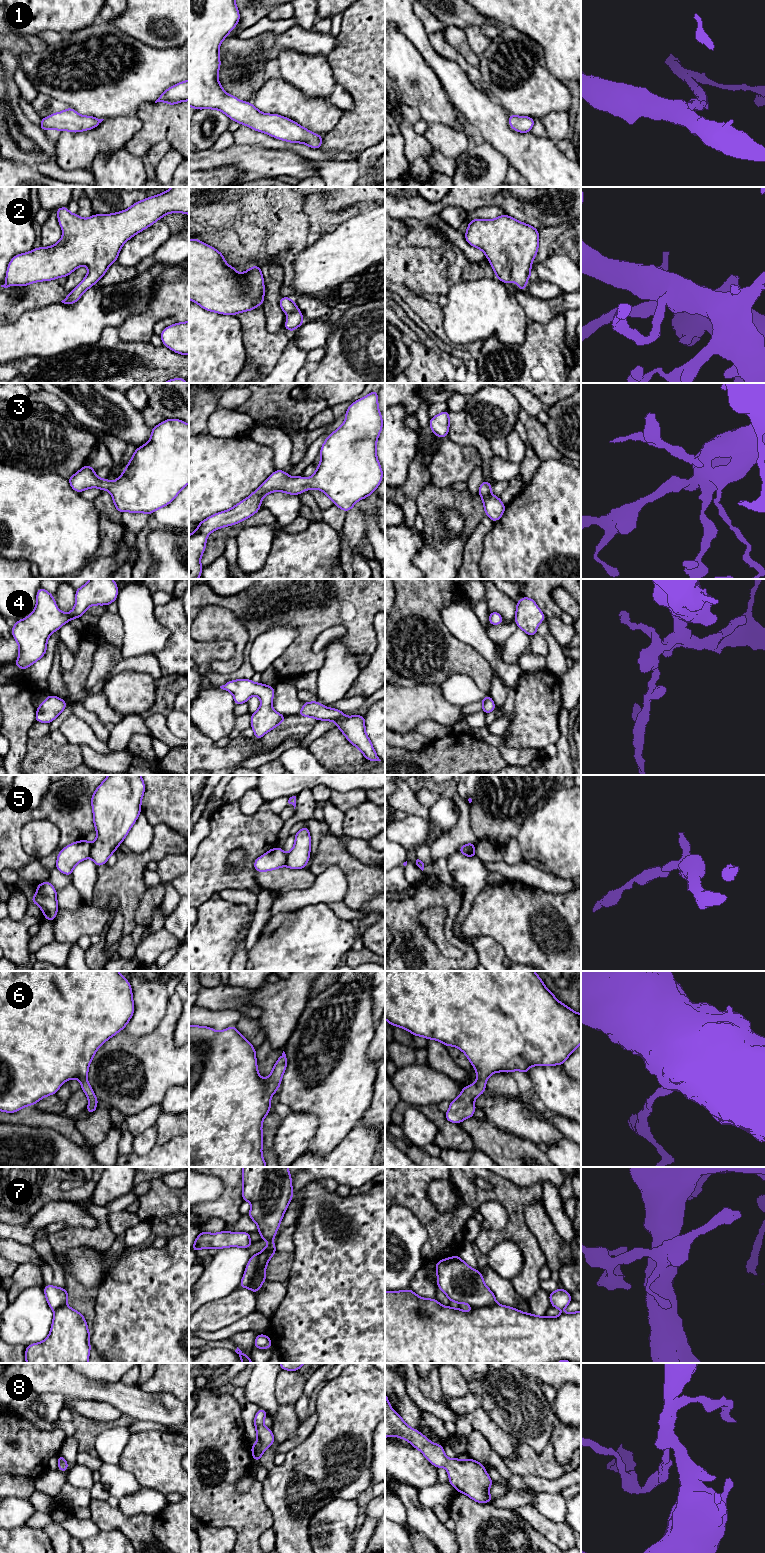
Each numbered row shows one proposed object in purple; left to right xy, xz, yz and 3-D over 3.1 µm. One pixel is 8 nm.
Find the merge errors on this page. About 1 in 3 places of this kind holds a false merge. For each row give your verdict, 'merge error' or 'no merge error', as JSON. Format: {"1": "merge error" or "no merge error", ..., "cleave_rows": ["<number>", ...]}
{"1": "no merge error", "2": "no merge error", "3": "no merge error", "4": "no merge error", "5": "merge error", "6": "no merge error", "7": "merge error", "8": "no merge error", "cleave_rows": ["5", "7"]}

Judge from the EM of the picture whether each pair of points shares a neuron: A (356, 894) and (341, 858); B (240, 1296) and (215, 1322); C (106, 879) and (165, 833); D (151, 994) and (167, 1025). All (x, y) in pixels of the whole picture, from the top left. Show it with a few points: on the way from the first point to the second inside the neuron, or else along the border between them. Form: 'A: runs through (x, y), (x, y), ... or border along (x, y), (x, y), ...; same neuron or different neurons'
A: runs through (356, 885), (356, 875), (350, 867); same neuron
B: runs through (235, 1302), (221, 1316); same neuron
C: runs through (122, 878), (154, 849); same neuron
D: border along (172, 994), (165, 1015), (159, 1024), (148, 1034); different neurons

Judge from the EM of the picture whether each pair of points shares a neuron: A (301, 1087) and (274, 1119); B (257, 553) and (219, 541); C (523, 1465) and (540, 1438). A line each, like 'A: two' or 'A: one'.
A: two
B: two
C: two

